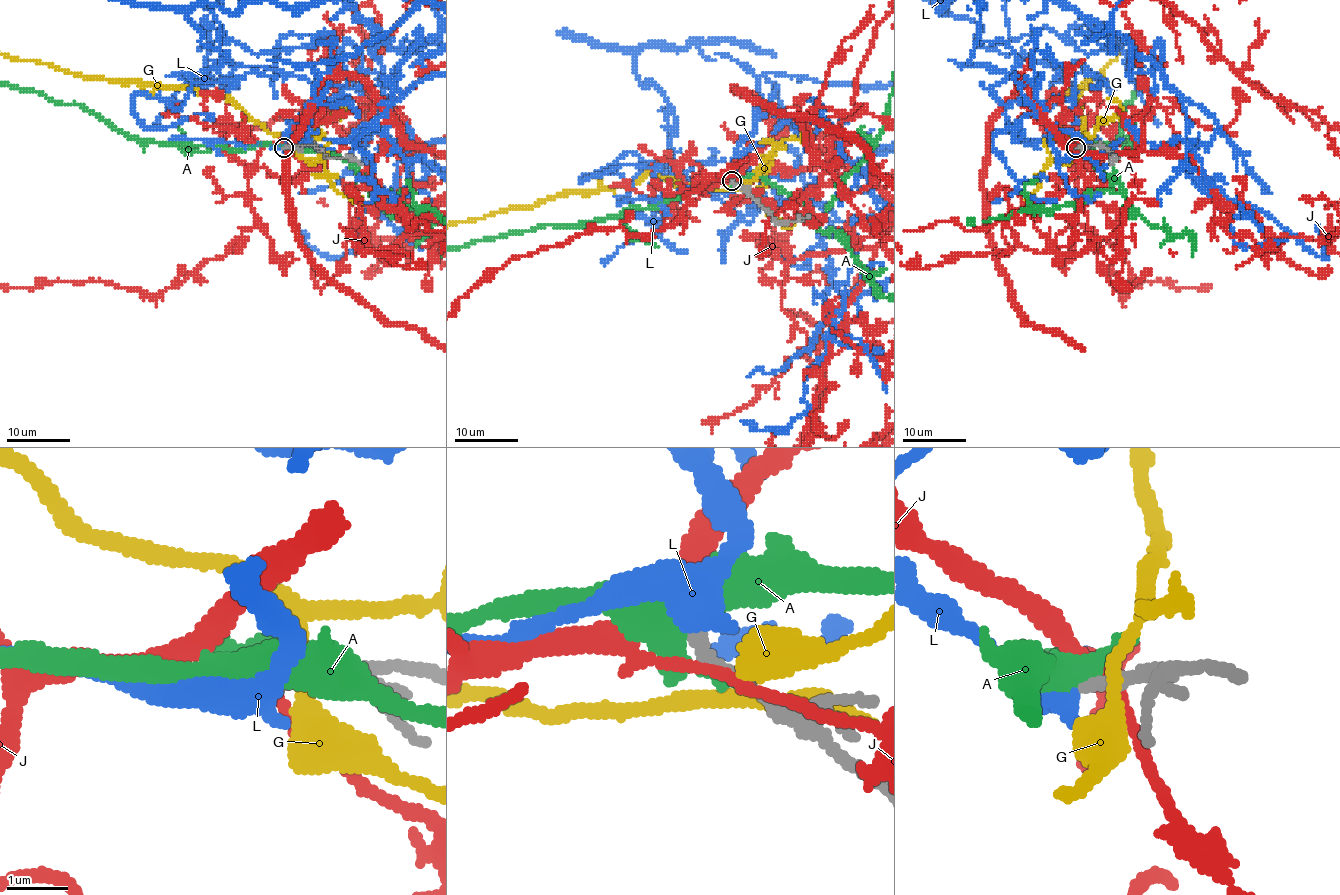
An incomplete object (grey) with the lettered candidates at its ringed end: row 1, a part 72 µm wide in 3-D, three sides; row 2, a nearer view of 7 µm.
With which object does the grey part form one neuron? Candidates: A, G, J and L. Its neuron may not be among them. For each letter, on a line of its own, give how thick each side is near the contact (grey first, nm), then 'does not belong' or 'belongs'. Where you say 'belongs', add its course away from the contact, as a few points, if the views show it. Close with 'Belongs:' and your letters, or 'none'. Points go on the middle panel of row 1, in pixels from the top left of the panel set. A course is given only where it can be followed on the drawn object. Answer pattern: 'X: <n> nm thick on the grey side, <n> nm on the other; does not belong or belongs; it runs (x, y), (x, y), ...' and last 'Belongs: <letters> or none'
A: 200 nm thick on the grey side, 480 nm on the other; does not belong
G: 280 nm thick on the grey side, 280 nm on the other; does not belong
J: 240 nm thick on the grey side, 160 nm on the other; does not belong
L: 200 nm thick on the grey side, 340 nm on the other; belongs
Belongs: L

